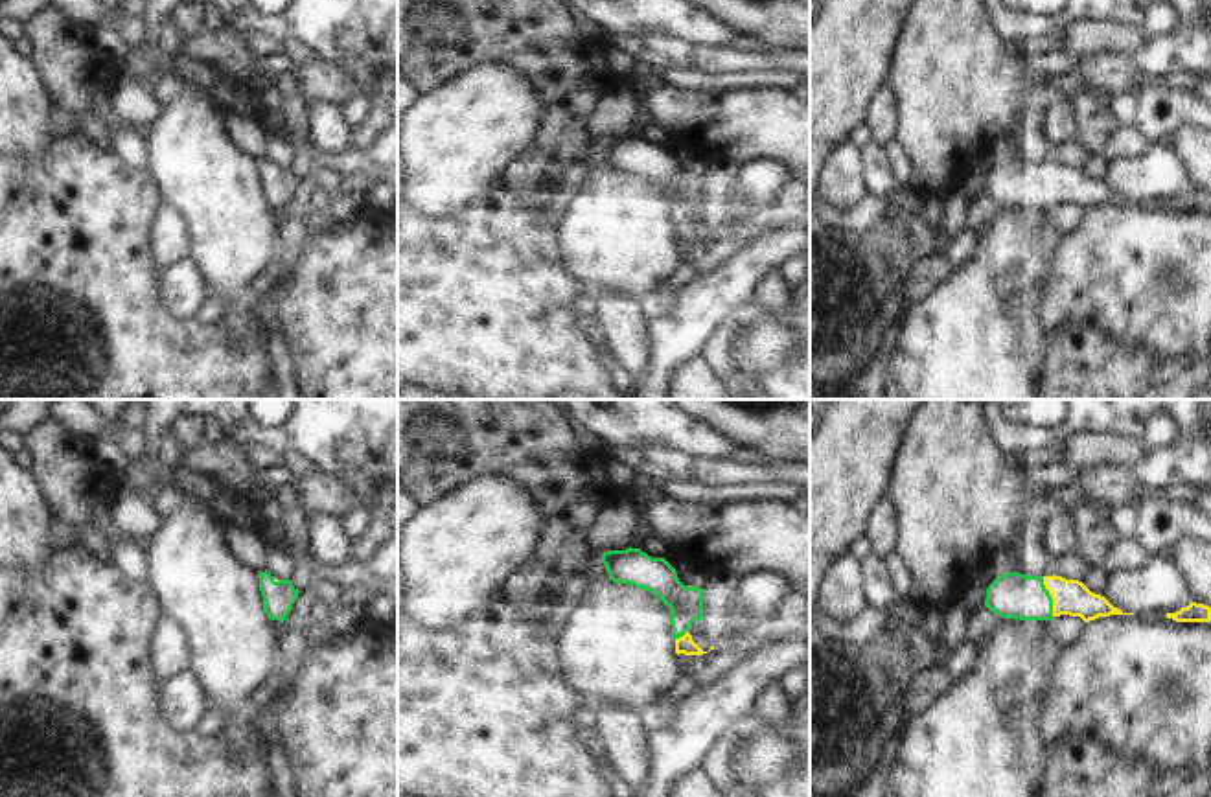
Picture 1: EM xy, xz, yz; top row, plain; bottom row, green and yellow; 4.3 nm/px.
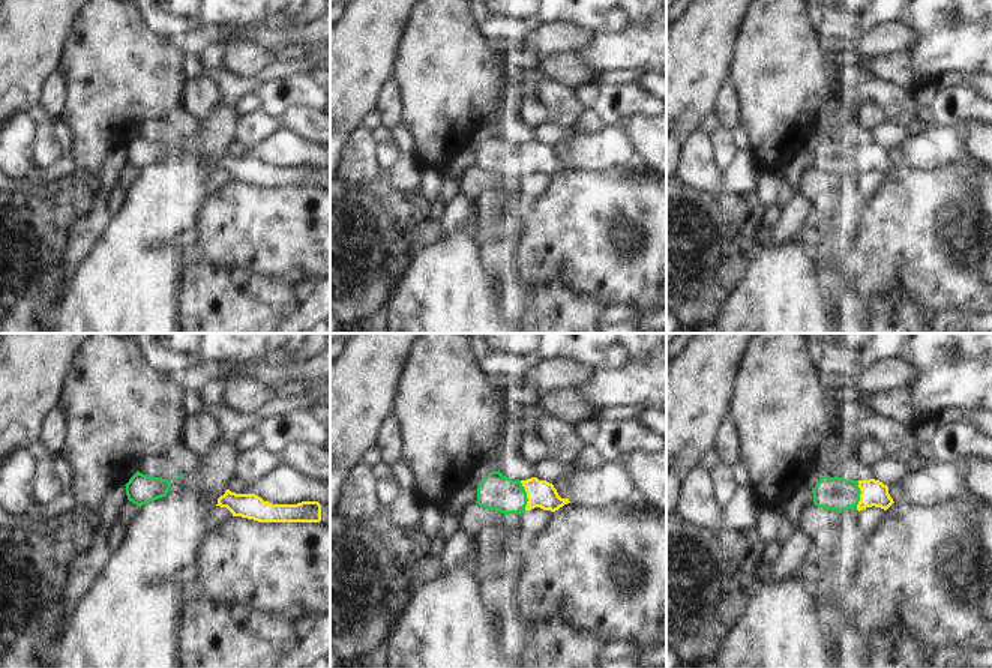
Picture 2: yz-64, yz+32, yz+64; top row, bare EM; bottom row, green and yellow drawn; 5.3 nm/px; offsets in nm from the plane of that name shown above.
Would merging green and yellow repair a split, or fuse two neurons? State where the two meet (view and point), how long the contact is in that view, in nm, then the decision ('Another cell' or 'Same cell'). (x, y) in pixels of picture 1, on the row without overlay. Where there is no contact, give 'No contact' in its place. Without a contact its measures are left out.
Touches green at yz (1049, 184). Shared border 180 nm. Same cell.

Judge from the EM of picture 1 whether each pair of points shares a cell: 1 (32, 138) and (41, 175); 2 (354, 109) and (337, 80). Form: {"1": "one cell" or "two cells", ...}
{"1": "two cells", "2": "two cells"}

